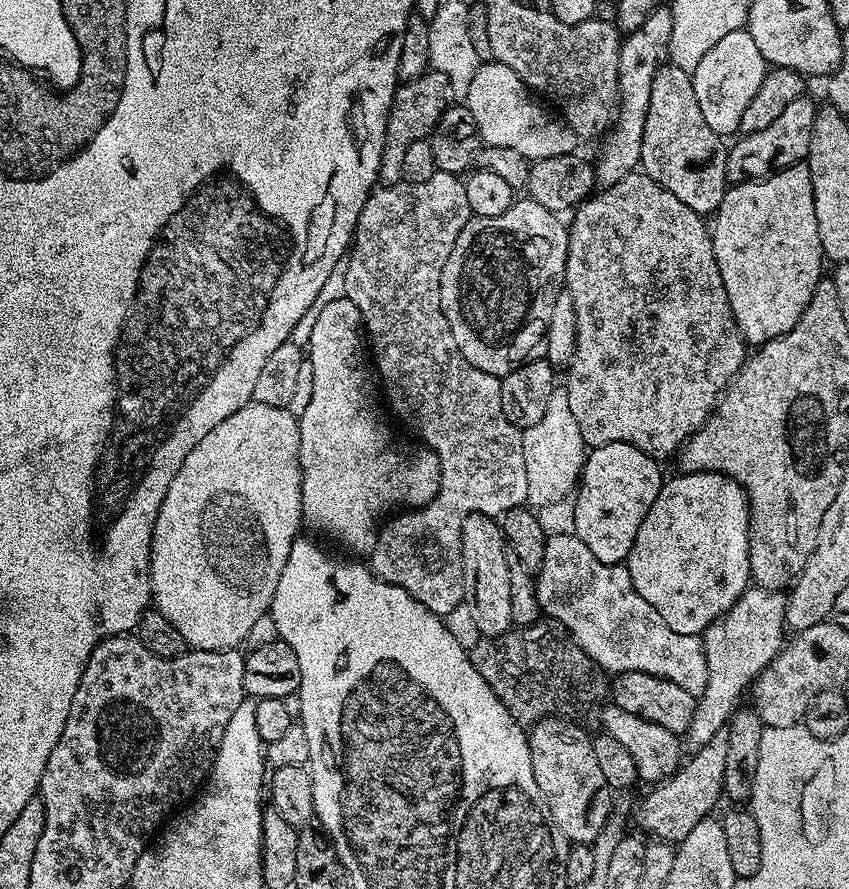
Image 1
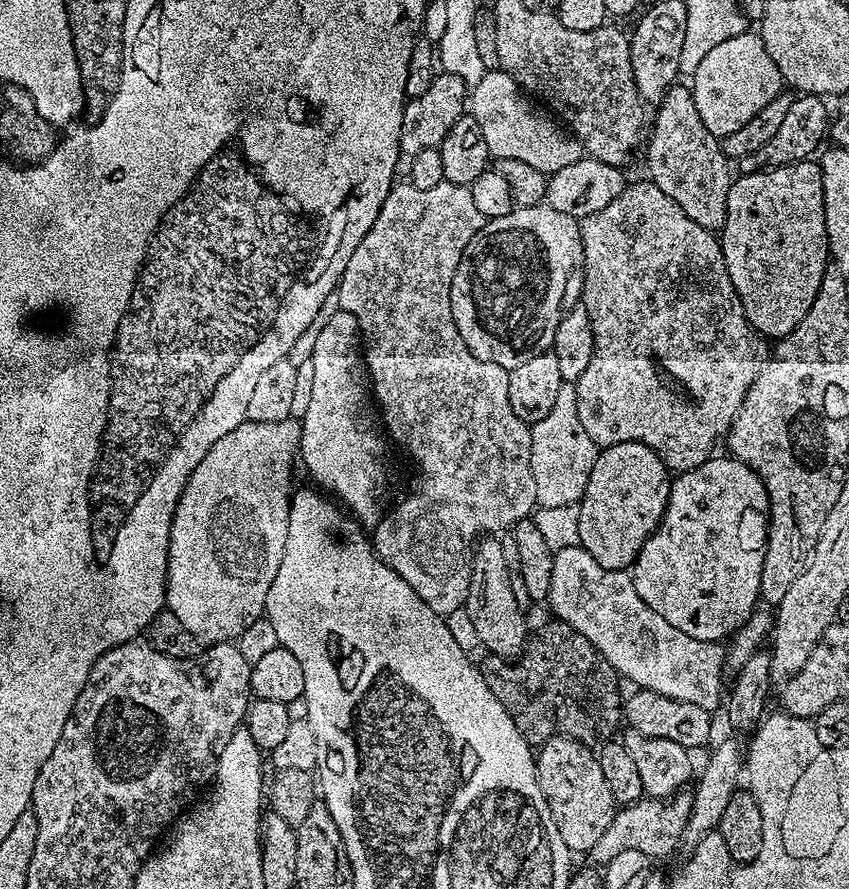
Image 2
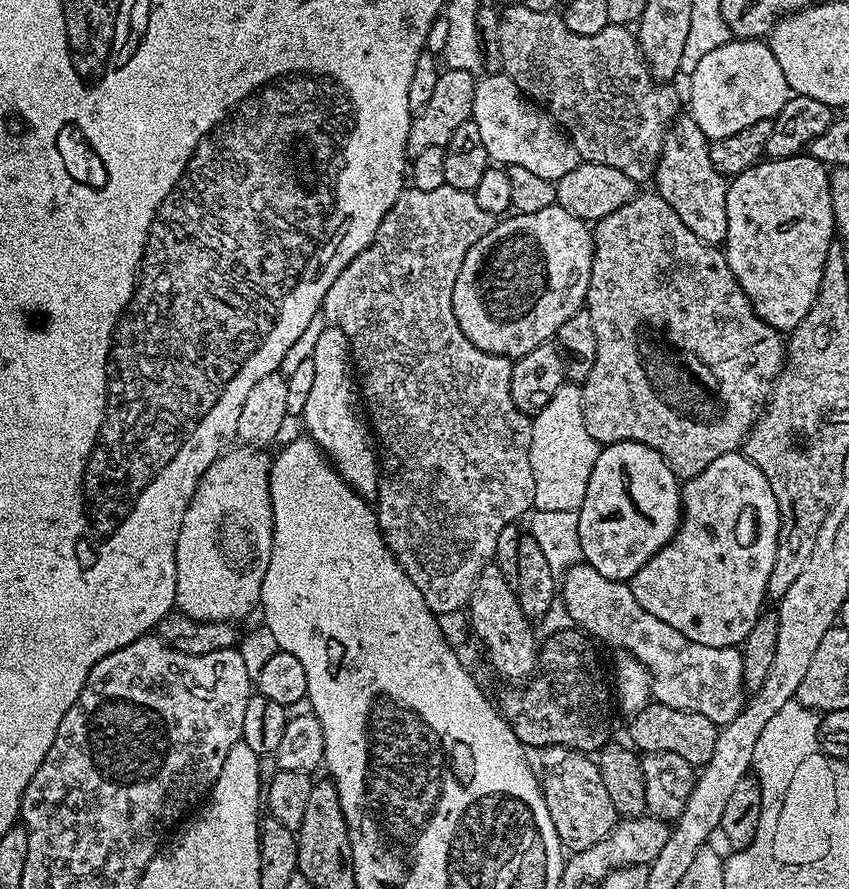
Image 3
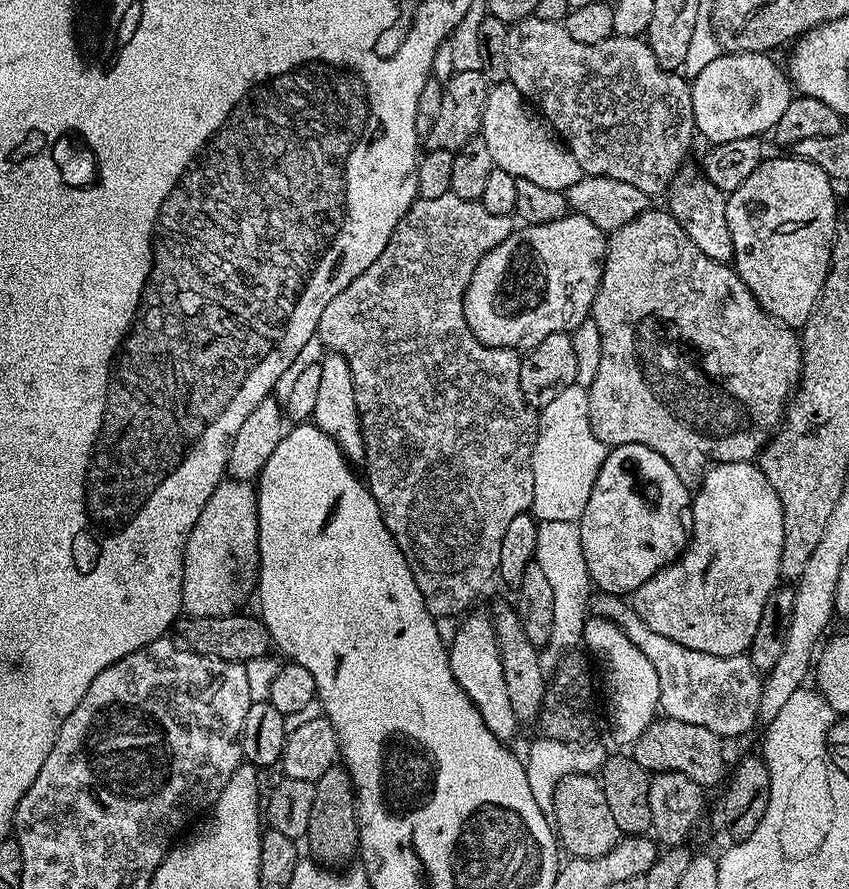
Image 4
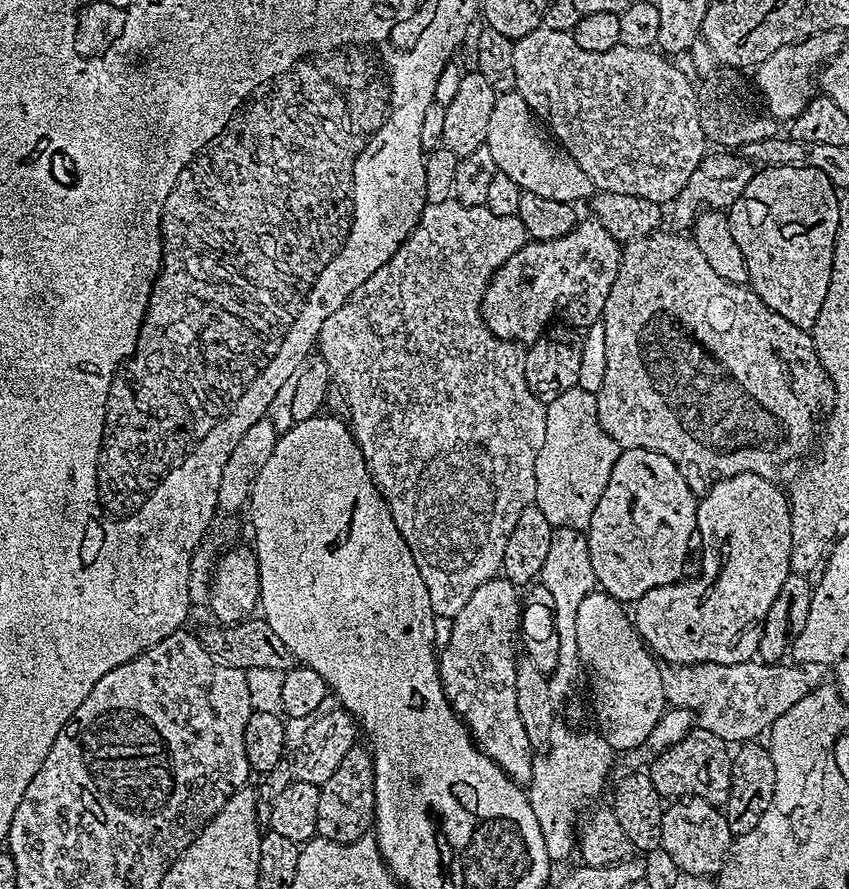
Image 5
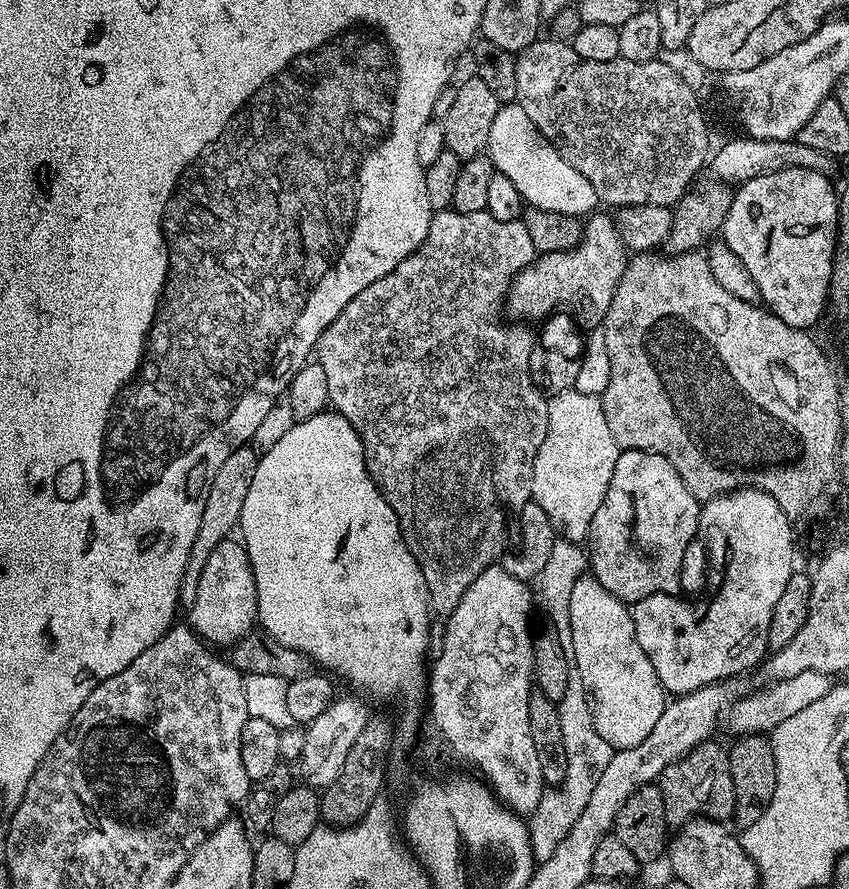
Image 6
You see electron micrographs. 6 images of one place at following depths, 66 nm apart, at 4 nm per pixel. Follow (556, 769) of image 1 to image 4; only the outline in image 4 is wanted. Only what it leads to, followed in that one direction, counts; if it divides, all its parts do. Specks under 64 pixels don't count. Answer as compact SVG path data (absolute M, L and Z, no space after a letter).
M573 775L560 781L551 813L558 842L569 857L598 858L614 848L622 838L618 822L614 822L614 814L610 814L606 794L595 775Z

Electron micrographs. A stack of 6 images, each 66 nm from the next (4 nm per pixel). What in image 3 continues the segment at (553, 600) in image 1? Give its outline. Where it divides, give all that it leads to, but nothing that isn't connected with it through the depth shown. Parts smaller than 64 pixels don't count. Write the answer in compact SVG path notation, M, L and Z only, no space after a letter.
M579 562L565 571L562 576L562 604L577 629L583 630L593 641L601 645L609 644L612 648L620 648L621 653L633 656L652 677L652 694L655 703L665 704L674 710L704 714L717 726L734 722L746 703L746 689L742 678L742 654L740 648L715 648L702 646L702 642L690 642L686 634L678 634L674 626L666 626L660 618L654 618L650 610L642 610L638 606L638 598L634 598L631 583L623 580L611 580L598 574L589 564Z

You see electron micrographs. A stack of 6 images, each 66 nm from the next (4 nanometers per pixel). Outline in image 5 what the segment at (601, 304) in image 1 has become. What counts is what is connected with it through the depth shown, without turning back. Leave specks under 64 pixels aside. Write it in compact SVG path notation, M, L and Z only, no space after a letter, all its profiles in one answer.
M657 230L648 236L627 241L620 253L620 269L618 278L614 278L614 286L610 286L610 294L606 298L602 323L606 330L606 379L596 391L598 406L598 422L610 438L620 445L621 449L641 448L654 454L662 454L678 466L678 474L686 478L686 486L697 494L703 494L716 483L721 476L733 476L742 472L759 476L775 477L776 468L788 464L804 455L812 446L812 439L817 439L816 415L820 412L820 403L824 400L824 392L829 391L828 376L824 372L816 347L812 341L812 333L807 328L794 326L782 314L770 310L762 298L753 292L751 287L728 282L706 262L702 250L687 235L679 231L664 232Z

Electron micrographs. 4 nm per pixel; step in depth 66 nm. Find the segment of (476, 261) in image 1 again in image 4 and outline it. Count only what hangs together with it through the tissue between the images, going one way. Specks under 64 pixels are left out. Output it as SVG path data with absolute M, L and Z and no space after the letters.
M569 214L558 218L554 222L517 227L503 242L489 250L489 252L483 256L468 283L468 289L464 295L464 313L466 314L466 322L474 334L474 338L478 338L478 342L482 342L491 348L527 350L538 346L538 342L542 342L542 338L546 338L555 332L565 331L565 329L569 327L567 324L570 323L569 325L571 325L573 321L577 319L576 307L578 307L579 304L584 314L591 313L592 303L594 302L596 291L600 285L600 279L604 273L604 255L607 249L608 241L606 239L606 233L602 230L598 230L598 226L594 226L594 222L590 222L590 218L586 218L585 216Z

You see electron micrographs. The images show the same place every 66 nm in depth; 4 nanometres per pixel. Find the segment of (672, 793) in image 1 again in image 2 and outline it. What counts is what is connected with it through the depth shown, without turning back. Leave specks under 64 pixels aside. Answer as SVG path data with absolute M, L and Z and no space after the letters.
M688 790L677 791L667 798L641 798L633 804L617 807L610 826L606 826L606 834L602 834L602 838L598 838L598 842L592 847L591 863L606 866L610 858L614 858L614 854L630 848L642 850L642 854L653 858L670 855L684 839L691 809L692 792Z

